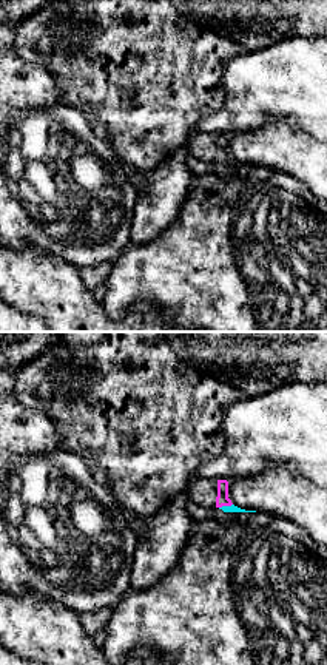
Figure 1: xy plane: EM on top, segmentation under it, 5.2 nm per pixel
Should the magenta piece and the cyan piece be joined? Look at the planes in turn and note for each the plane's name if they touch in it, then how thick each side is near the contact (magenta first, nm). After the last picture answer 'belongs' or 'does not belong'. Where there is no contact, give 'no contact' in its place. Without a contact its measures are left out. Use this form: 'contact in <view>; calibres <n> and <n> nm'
contact in xy; calibres 70 and 40 nm

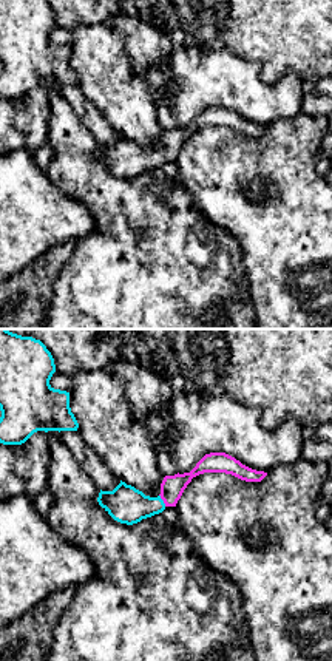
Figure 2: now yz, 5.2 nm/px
contact in yz; calibres 120 and 200 nm

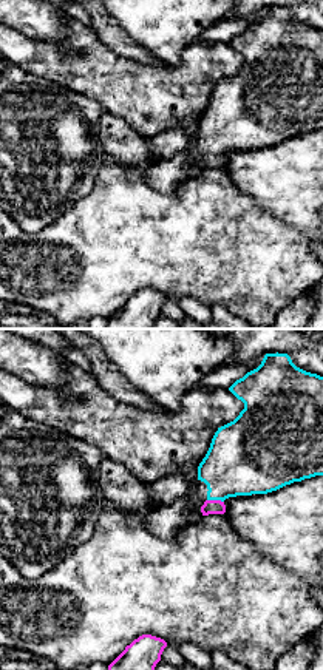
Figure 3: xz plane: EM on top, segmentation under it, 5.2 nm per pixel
contact in xz; calibres 80 and 360 nm

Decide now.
belongs

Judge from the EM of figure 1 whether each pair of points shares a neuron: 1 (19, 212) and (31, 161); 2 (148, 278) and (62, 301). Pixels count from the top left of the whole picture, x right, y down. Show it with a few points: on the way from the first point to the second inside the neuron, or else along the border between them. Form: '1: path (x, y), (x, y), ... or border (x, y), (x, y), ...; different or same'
1: path (22, 199), (22, 173); same
2: border (101, 303), (108, 315); different

